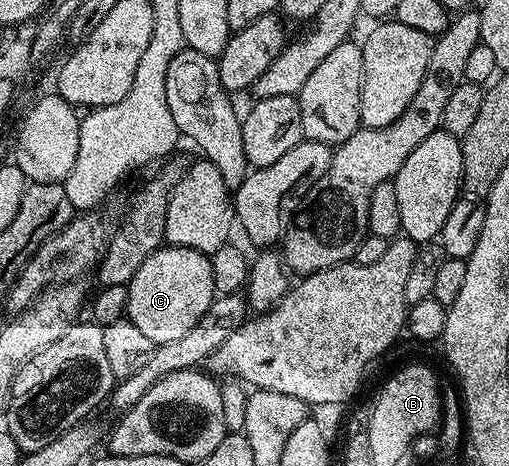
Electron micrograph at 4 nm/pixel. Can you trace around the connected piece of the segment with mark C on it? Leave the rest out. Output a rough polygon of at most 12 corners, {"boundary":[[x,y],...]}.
{"boundary":[[158,247],[127,284],[126,318],[156,345],[217,298],[211,260]]}

